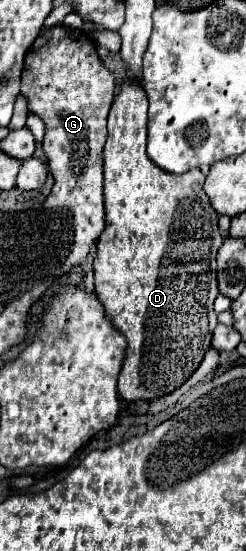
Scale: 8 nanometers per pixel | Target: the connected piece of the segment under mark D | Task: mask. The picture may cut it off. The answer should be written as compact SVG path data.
M126 79L108 115L108 141L104 147L106 227L96 239L94 257L96 295L104 303L116 329L124 333L128 341L126 359L118 377L118 395L124 401L154 401L178 389L202 363L210 349L212 331L218 325L214 313L214 299L218 297L216 253L224 243L218 229L218 215L204 195L204 175L200 169L174 175L150 161L146 155L146 111L148 101L142 85Z

